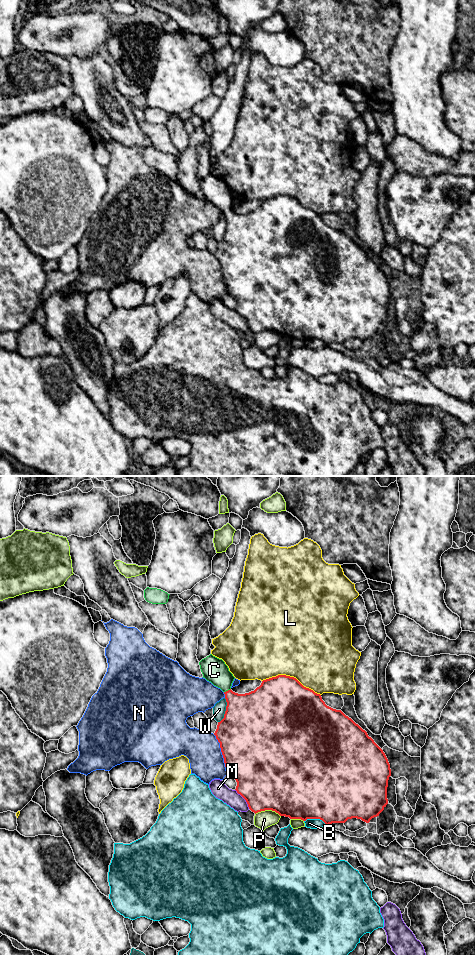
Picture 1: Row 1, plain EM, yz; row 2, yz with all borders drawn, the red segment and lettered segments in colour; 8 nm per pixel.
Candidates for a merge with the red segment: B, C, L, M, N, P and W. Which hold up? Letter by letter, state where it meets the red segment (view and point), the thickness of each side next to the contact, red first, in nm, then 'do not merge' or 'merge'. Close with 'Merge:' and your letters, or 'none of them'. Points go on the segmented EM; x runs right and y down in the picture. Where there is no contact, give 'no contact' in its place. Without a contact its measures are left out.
B: yz (315, 818) | 500/80 nm | do not merge
C: yz (228, 690) | 340/200 nm | merge
L: yz (291, 677) | 480/480 nm | do not merge
M: yz (244, 798) | 500/120 nm | do not merge
N: yz (222, 754) | 500/280 nm | do not merge
P: yz (268, 809) | 500/140 nm | do not merge
W: yz (226, 710) | 500/100 nm | do not merge
Merge: C

